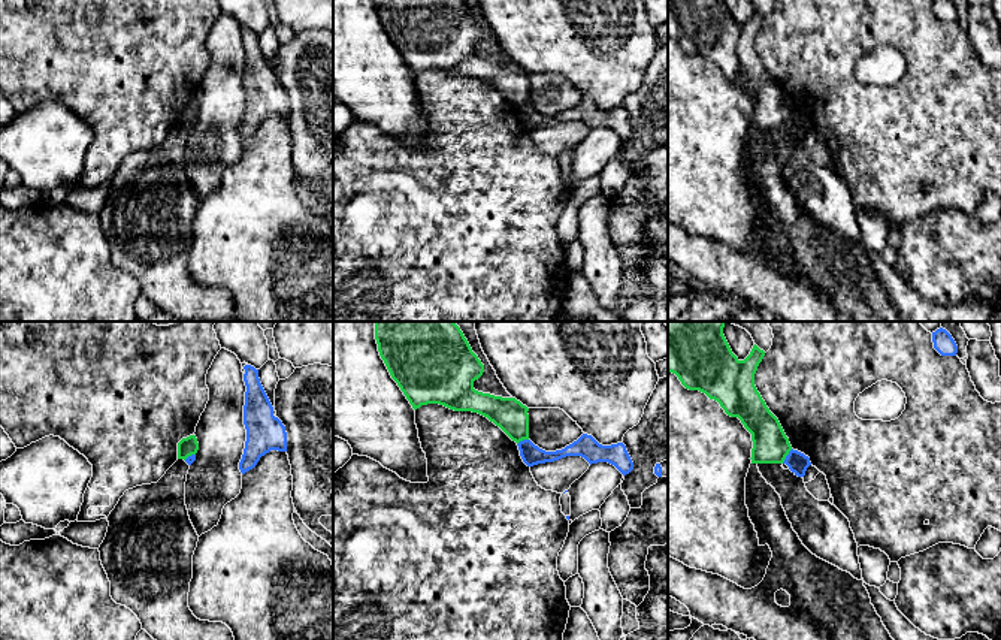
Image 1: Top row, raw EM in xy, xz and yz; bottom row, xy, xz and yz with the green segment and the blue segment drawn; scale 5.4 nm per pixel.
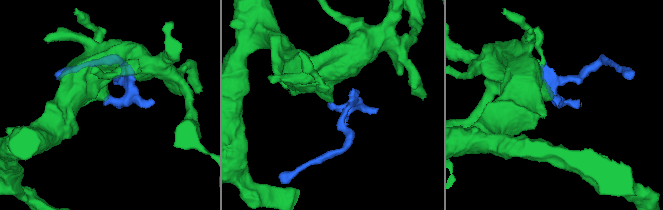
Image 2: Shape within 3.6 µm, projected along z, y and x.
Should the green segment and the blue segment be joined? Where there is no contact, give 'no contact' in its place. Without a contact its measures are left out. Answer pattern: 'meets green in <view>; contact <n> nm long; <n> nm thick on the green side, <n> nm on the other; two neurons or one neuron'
meets green in yz; contact 100 nm long; 190 nm thick on the green side, 110 nm on the other; two neurons

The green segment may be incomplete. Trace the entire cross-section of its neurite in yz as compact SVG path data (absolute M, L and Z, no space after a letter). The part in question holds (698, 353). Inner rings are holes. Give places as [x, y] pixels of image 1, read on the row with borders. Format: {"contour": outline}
{"contour": "M668 321L668 372L675 374L686 389L705 393L710 399L717 401L728 416L741 420L744 428L751 434L751 464L783 464L792 446L778 419L769 411L754 386L754 374L765 351L754 344L750 354L744 360L740 360L732 353L723 335L725 323L726 321Z"}

